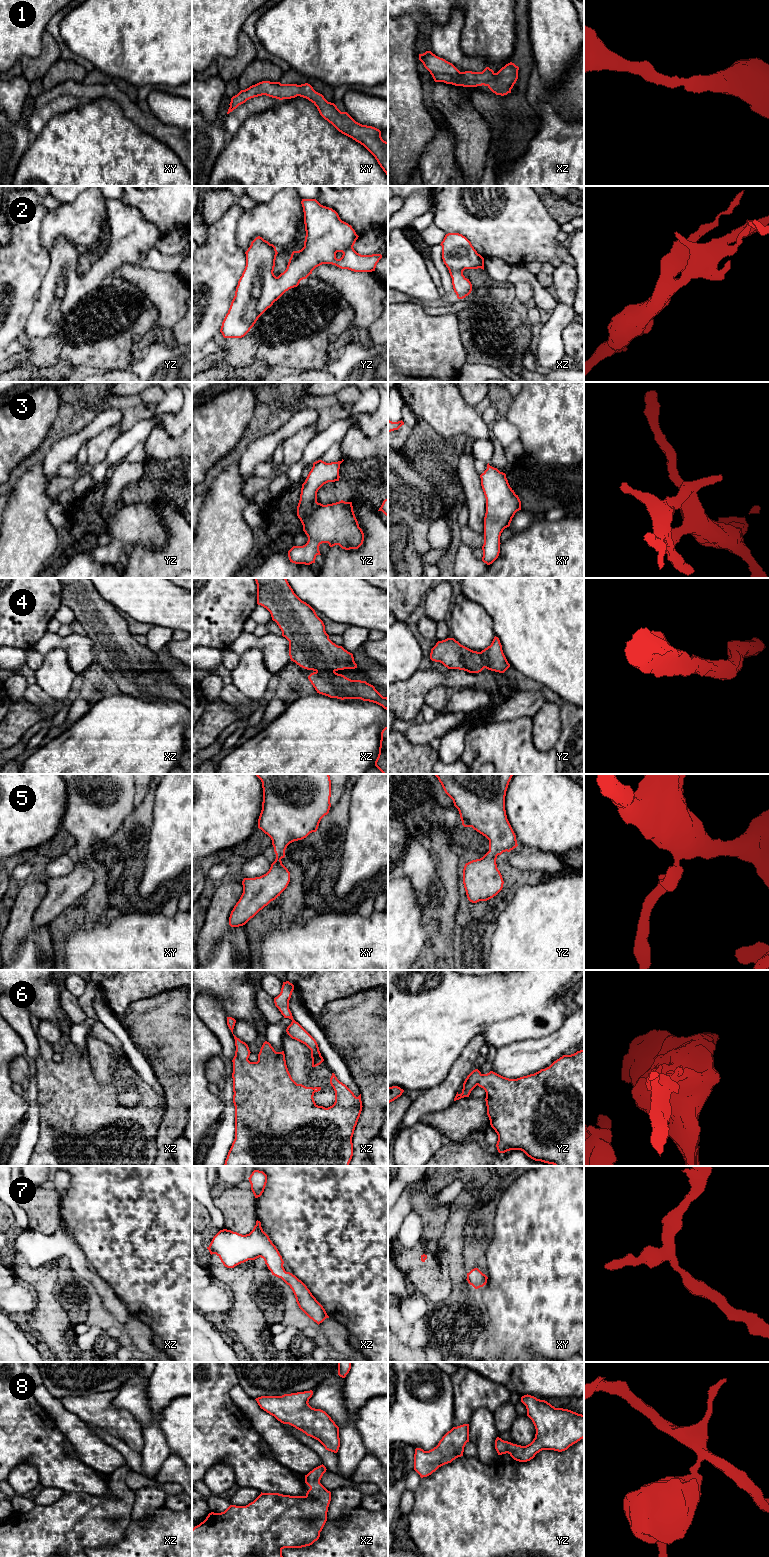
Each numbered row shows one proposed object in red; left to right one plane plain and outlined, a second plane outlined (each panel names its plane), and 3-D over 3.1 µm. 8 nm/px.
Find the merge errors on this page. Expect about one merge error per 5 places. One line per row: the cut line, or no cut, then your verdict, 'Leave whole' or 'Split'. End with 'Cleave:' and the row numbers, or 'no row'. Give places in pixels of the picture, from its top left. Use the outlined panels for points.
1: No split. Leave whole
2: No split. Leave whole
3: No split. Leave whole
4: No split. Leave whole
5: No split. Leave whole
6: No split. Leave whole
7: No split. Leave whole
8: No split. Leave whole
Cleave: no row

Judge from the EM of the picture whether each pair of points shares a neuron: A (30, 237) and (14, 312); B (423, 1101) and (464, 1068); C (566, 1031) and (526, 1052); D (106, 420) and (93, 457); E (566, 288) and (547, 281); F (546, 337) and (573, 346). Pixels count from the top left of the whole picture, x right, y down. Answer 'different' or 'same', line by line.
A: same
B: same
C: same
D: different
E: different
F: different

